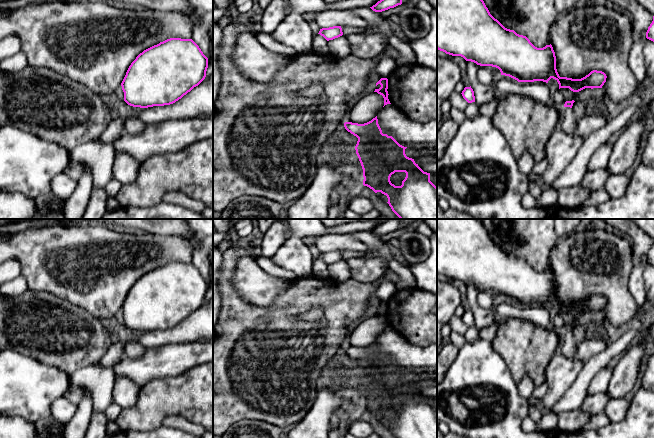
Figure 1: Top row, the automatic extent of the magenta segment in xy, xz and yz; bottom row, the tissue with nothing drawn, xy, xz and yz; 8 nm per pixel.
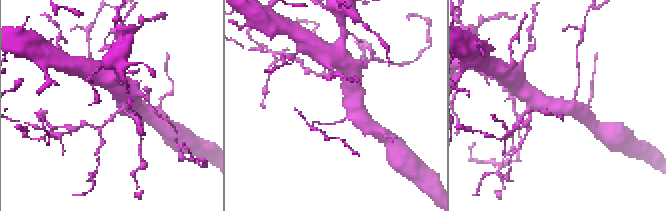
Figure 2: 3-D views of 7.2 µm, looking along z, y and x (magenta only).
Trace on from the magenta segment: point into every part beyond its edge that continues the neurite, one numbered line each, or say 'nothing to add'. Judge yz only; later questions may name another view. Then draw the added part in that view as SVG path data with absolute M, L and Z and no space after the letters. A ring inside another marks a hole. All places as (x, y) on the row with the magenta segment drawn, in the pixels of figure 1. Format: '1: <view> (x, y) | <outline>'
1: yz (569, 122) | M570 107L562 108L562 118L559 127L568 134L576 134L578 131L579 118Z

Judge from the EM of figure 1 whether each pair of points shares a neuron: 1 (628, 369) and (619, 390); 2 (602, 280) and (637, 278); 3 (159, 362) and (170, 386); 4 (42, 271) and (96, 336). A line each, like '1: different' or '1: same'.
1: same
2: different
3: different
4: different

